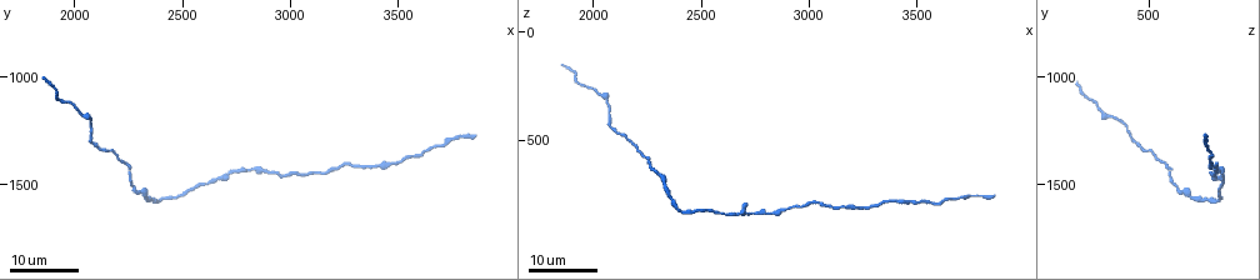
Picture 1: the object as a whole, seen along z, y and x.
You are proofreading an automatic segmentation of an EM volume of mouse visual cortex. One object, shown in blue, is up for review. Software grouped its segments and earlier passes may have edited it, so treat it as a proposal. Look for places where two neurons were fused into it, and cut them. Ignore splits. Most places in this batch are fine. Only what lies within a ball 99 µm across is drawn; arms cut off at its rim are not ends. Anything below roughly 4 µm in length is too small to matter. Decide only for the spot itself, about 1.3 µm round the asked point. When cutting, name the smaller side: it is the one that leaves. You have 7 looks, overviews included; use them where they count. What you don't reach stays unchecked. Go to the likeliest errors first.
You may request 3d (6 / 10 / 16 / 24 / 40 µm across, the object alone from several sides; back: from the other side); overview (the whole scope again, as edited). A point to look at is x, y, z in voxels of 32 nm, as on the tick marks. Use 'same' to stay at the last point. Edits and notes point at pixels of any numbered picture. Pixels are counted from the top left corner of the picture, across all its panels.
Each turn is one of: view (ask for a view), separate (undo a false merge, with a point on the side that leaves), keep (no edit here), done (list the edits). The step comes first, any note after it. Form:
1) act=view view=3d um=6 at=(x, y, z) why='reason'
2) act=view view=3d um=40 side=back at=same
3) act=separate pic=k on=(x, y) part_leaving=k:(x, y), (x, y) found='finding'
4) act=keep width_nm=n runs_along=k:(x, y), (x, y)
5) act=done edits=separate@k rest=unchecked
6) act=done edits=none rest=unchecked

act=view view=3d um=24 at=(2340, 1560, 700) why='thin neck'

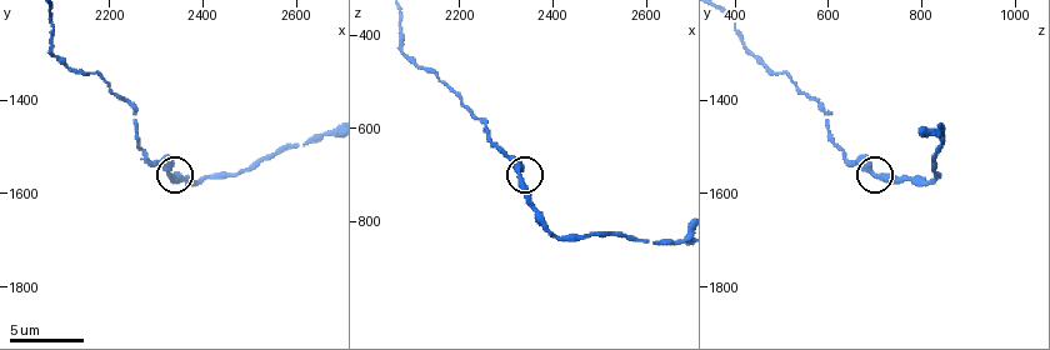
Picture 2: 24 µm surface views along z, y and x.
act=view view=3d um=10 at=(2325, 1560, 700) why='zoom in'

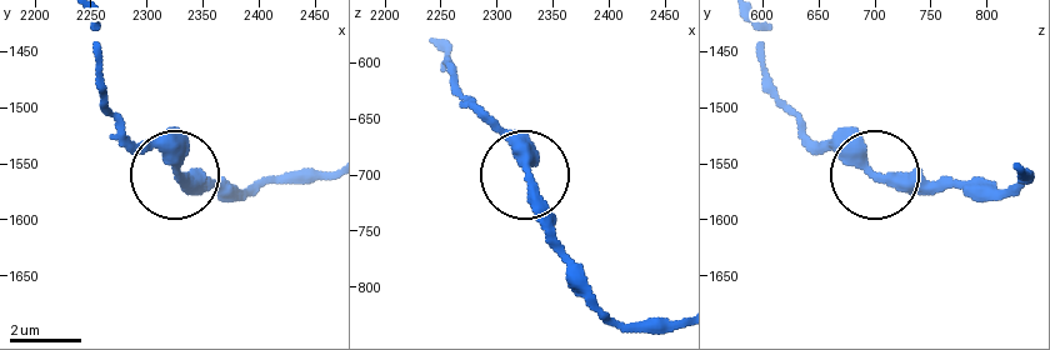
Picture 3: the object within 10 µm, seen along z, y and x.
act=keep runs_along=3:(678, 320), (624, 320), (598, 303), (520, 150), (475, 99) found='one neuron here'

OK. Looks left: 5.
act=view view=3d um=24 at=(2880, 1430, 820) why='sudden change in width'

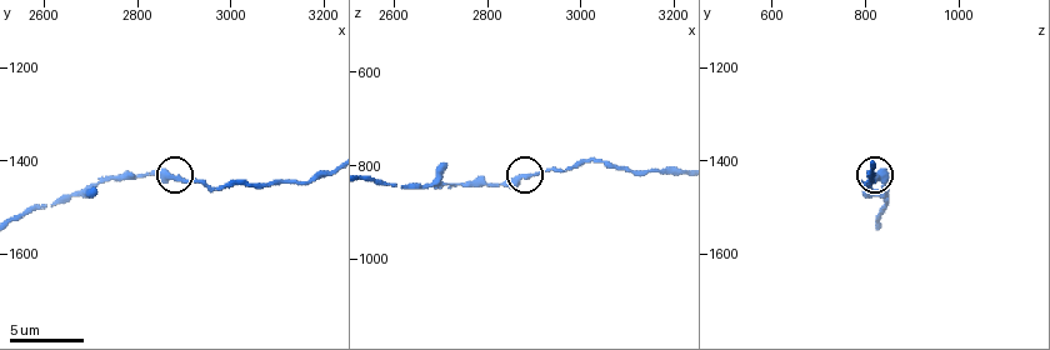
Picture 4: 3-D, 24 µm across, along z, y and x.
act=view view=3d um=6 at=(2890, 1440, 820)

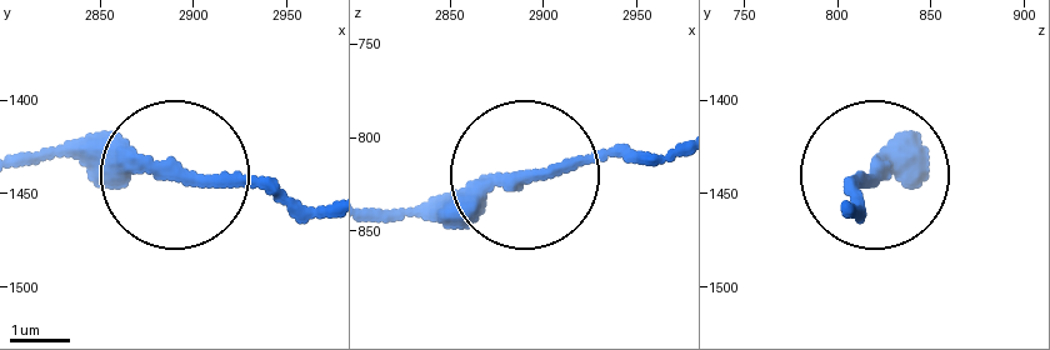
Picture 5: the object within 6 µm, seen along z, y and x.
act=view view=3d um=6 side=back at=(2892, 1438, 822) why='from behind'

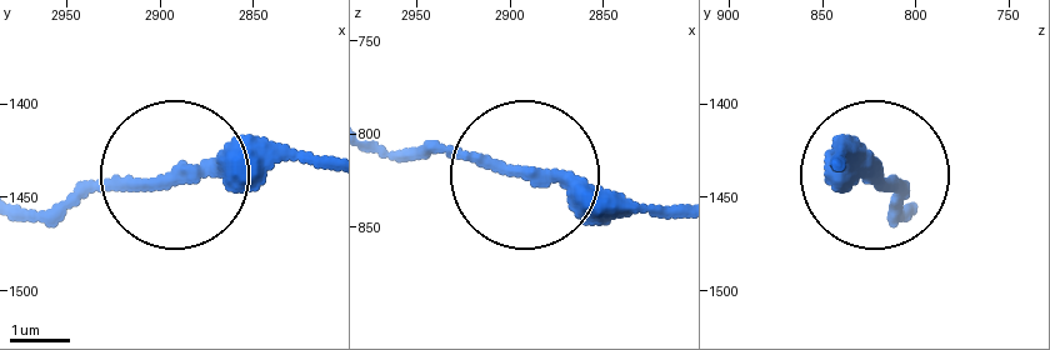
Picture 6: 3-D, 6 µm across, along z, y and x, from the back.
act=keep runs_along=6:(320, 166), (230, 156), (21, 215) found='all the same neuron'

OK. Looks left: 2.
act=view view=3d um=10 at=(2715, 1450, 840) why='three arms meet'

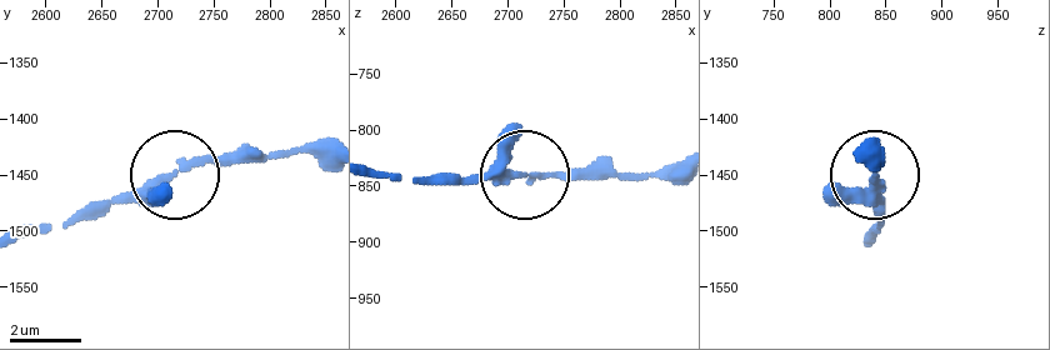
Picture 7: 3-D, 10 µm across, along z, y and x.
act=view view=3d um=6 at=(2718, 1450, 840)

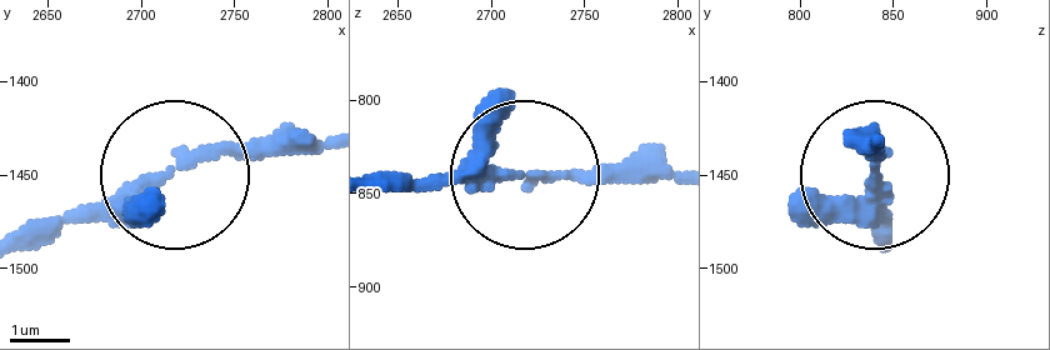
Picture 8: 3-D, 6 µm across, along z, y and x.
act=keep runs_along=8:(25, 253), (189, 169), (324, 149) found='all the same neuron'

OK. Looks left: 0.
act=done edits=none rest=unchecked

